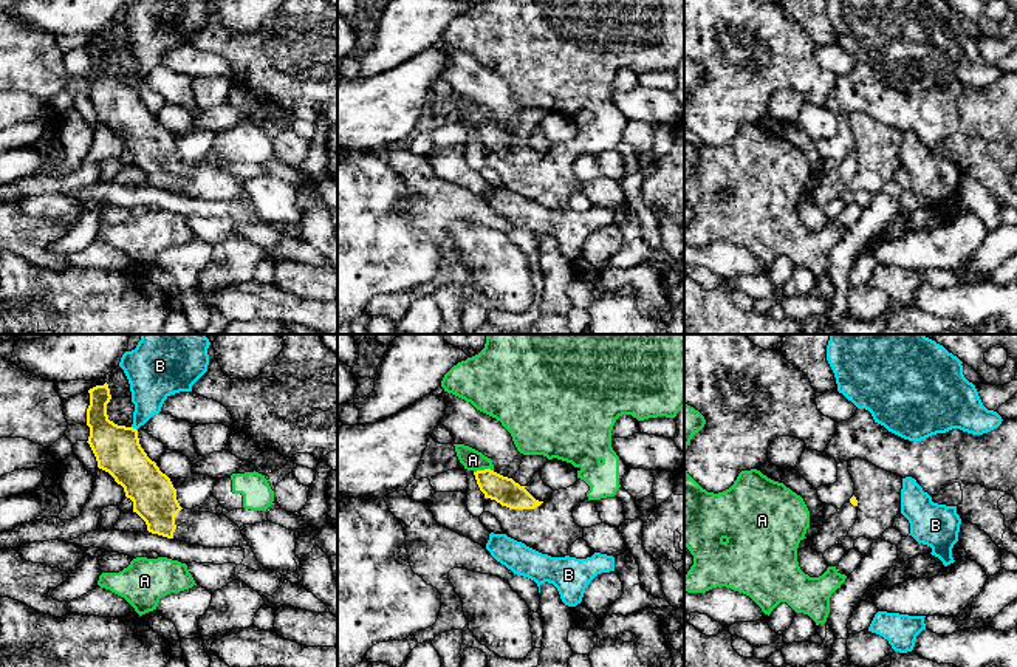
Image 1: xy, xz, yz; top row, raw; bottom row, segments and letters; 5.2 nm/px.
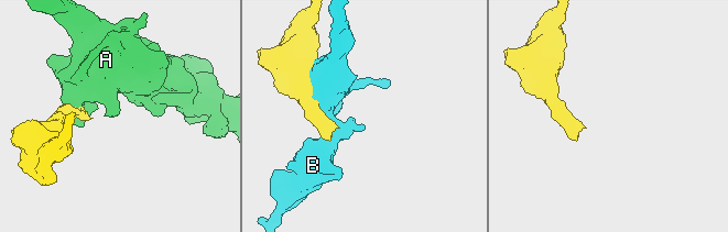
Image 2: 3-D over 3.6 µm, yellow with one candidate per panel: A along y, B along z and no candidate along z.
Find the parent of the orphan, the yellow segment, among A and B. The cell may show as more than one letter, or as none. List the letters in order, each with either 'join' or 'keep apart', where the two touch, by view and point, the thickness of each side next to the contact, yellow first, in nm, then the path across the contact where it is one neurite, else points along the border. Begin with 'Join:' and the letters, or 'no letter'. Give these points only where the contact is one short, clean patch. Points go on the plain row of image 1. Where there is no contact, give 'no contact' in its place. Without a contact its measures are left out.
Join: no letter
A: keep apart; meets yellow in xz at (485, 123); 140 nm thick on the yellow side, 110 nm on the other; border along xz (493, 123), (477, 123), (474, 126)
B: keep apart; meets yellow in xy at (135, 82); 240 nm thick on the yellow side, 220 nm on the other

